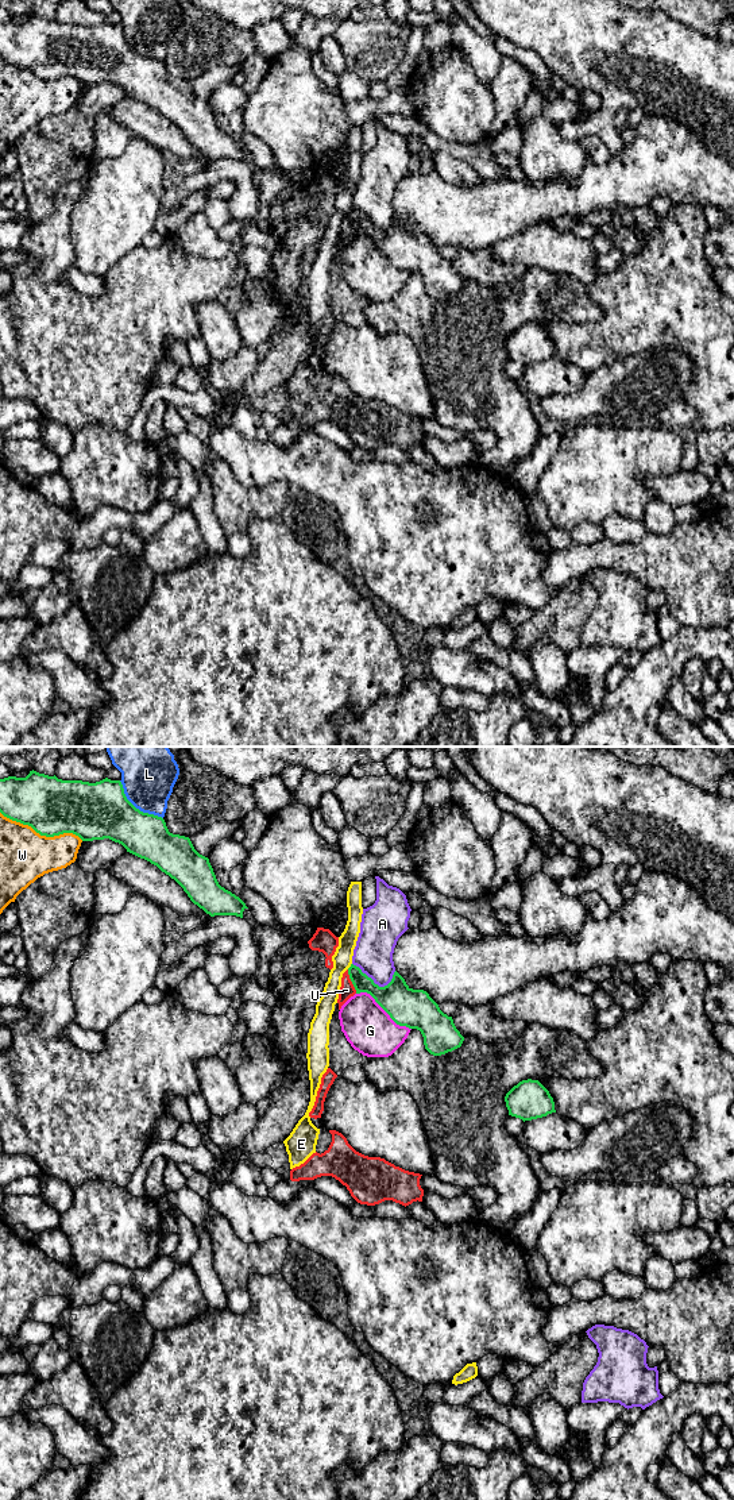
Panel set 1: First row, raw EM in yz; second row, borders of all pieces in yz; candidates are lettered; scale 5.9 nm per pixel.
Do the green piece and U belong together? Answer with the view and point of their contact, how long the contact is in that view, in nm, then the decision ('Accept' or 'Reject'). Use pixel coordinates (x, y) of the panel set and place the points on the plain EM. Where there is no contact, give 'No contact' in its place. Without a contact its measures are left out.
Touches green at yz (351, 224). Shared border 160 nm. Reject

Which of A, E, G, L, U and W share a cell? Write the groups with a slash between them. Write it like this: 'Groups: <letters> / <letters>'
Groups: A / E / G / L / U / W

